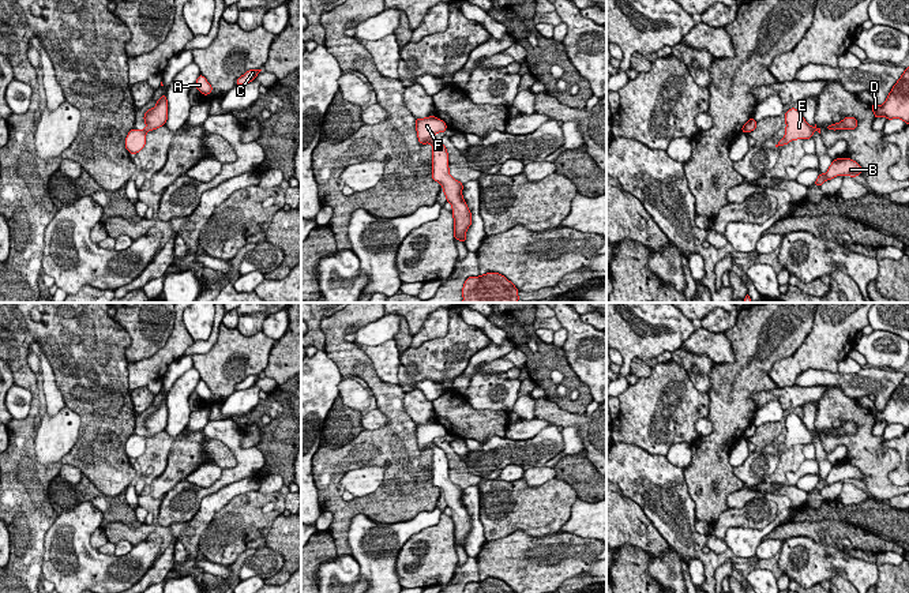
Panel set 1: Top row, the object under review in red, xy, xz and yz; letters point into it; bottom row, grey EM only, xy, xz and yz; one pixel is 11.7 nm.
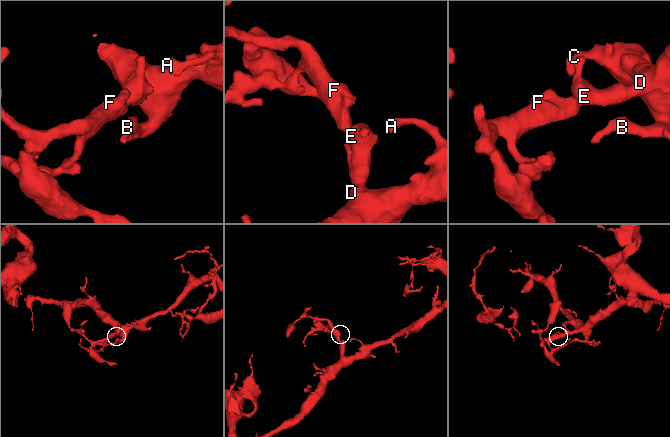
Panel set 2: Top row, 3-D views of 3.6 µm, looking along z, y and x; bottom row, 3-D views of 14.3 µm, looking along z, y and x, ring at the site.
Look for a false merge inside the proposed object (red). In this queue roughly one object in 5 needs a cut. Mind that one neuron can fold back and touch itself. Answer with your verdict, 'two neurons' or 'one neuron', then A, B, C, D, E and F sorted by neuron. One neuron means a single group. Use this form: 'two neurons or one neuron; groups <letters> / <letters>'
one neuron; groups A B C D E F

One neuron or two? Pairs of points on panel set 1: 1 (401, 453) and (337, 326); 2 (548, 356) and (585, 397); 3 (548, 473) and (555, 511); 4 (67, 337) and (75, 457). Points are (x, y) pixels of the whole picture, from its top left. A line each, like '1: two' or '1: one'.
1: one
2: one
3: two
4: one

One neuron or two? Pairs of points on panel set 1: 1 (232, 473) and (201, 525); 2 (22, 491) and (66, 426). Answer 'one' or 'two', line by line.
1: two
2: two

